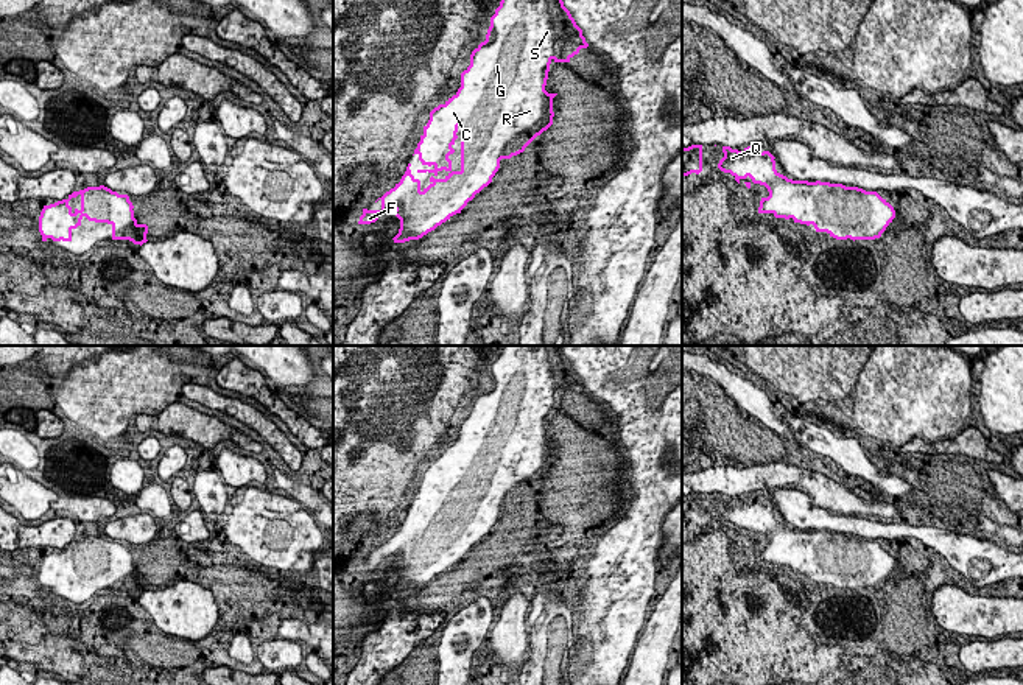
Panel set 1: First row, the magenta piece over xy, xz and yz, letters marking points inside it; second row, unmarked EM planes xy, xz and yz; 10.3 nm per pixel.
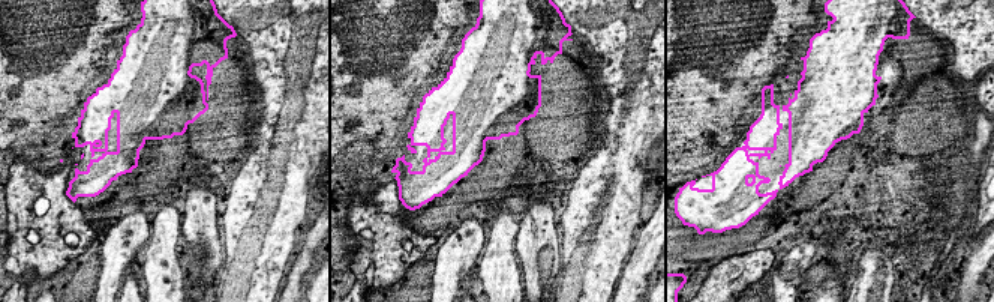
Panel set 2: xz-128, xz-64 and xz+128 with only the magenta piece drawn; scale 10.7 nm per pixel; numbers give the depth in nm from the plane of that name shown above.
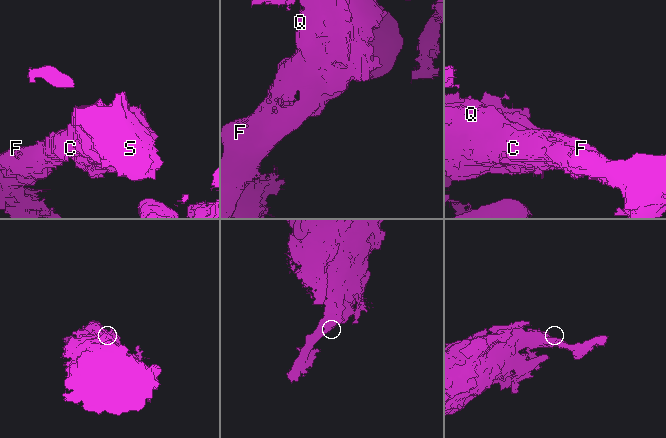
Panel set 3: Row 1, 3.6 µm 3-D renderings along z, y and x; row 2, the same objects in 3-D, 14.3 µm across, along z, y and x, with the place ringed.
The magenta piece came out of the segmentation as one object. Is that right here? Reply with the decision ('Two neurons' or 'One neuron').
One neuron

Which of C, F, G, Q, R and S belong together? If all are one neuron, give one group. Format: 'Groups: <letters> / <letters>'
Groups: C F G Q R S

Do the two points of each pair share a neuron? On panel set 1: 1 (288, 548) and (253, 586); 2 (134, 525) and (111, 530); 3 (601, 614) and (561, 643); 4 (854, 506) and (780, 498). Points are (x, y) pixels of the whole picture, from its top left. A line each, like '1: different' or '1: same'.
1: same
2: same
3: different
4: different

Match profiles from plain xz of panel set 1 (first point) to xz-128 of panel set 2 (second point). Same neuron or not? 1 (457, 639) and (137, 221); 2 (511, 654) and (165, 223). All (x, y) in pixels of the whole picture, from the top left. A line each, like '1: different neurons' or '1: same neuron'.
1: same neuron
2: same neuron

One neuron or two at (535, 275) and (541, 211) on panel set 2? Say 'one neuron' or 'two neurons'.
one neuron

